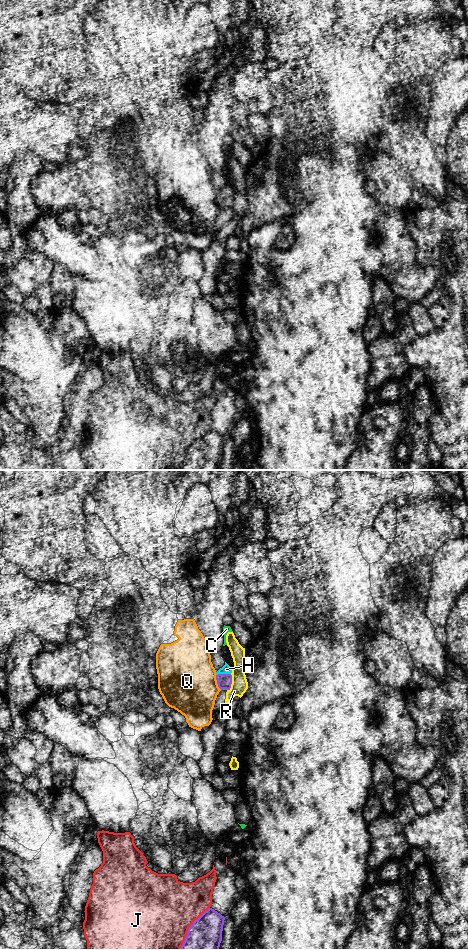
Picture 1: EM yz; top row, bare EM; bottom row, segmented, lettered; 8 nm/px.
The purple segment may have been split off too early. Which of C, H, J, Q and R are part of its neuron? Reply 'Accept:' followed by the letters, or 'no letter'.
Accept: H

